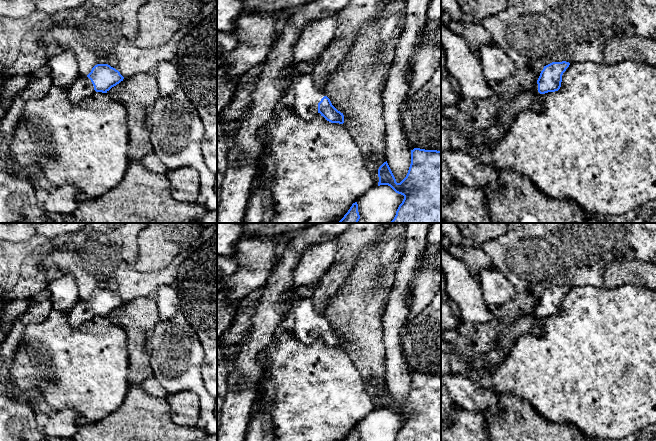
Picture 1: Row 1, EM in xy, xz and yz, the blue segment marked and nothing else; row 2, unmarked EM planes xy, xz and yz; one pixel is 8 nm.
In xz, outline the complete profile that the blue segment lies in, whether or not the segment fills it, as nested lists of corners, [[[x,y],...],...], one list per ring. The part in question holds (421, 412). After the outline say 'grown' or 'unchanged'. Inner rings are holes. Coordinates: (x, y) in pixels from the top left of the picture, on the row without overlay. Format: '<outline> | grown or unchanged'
[[[414,372],[411,374],[411,388],[406,401],[397,407],[387,387],[378,393],[380,409],[390,410],[404,420],[395,441],[441,441],[441,375]]] | unchanged

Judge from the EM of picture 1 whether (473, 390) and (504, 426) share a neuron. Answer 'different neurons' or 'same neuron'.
different neurons

